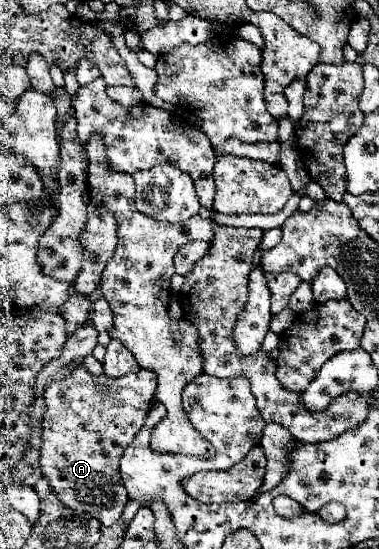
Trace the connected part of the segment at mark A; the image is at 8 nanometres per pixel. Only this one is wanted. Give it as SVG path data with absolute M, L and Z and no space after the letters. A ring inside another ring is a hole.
M77 365L69 375L45 389L41 473L49 479L63 505L87 511L105 527L119 521L129 501L119 477L119 459L143 427L155 385L155 373L149 369L123 377L95 377L83 365Z

